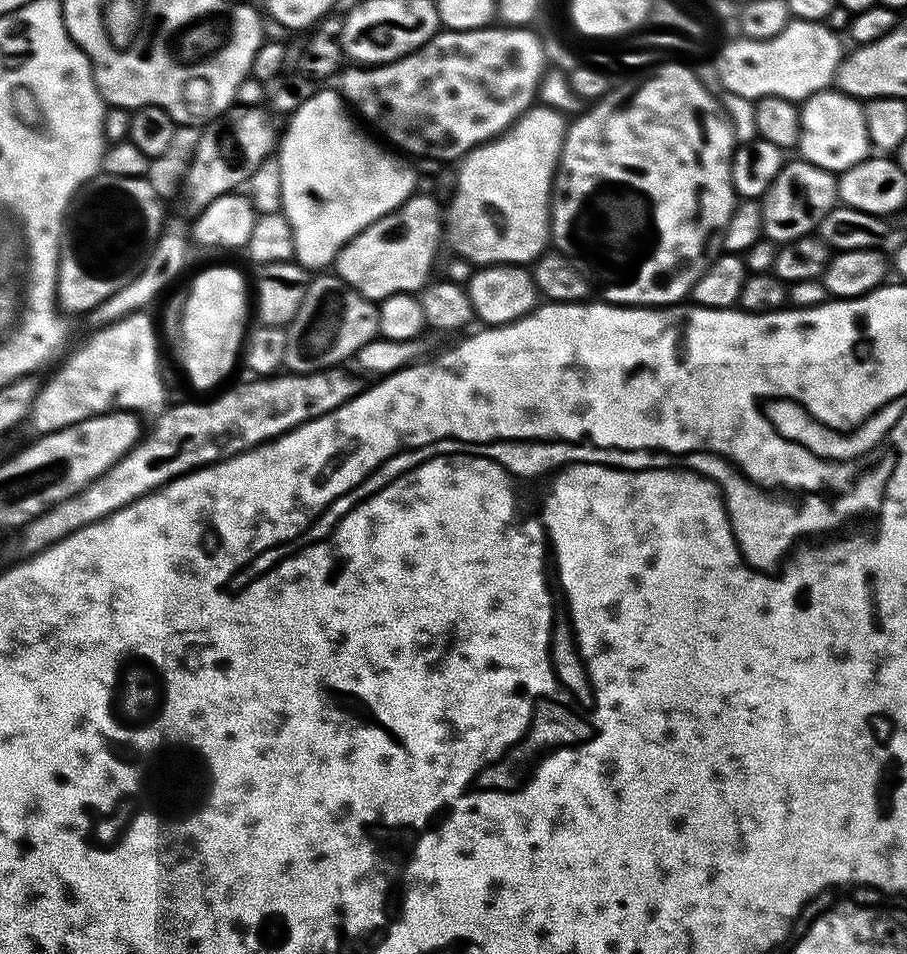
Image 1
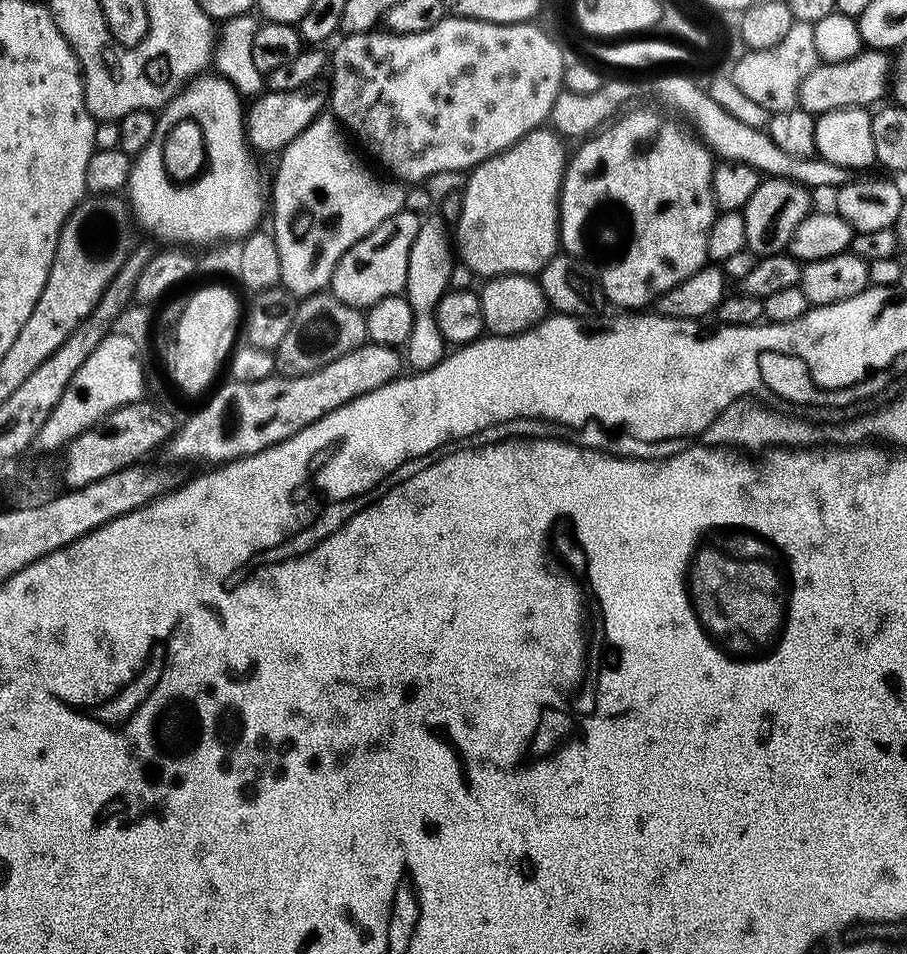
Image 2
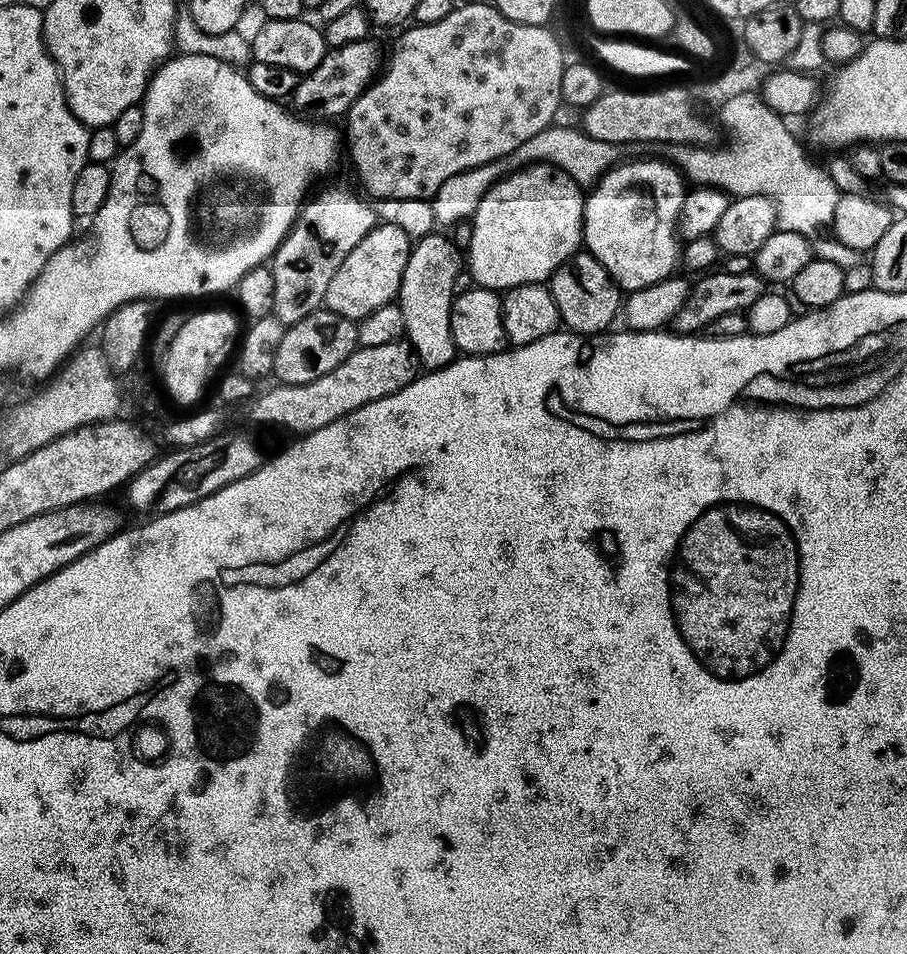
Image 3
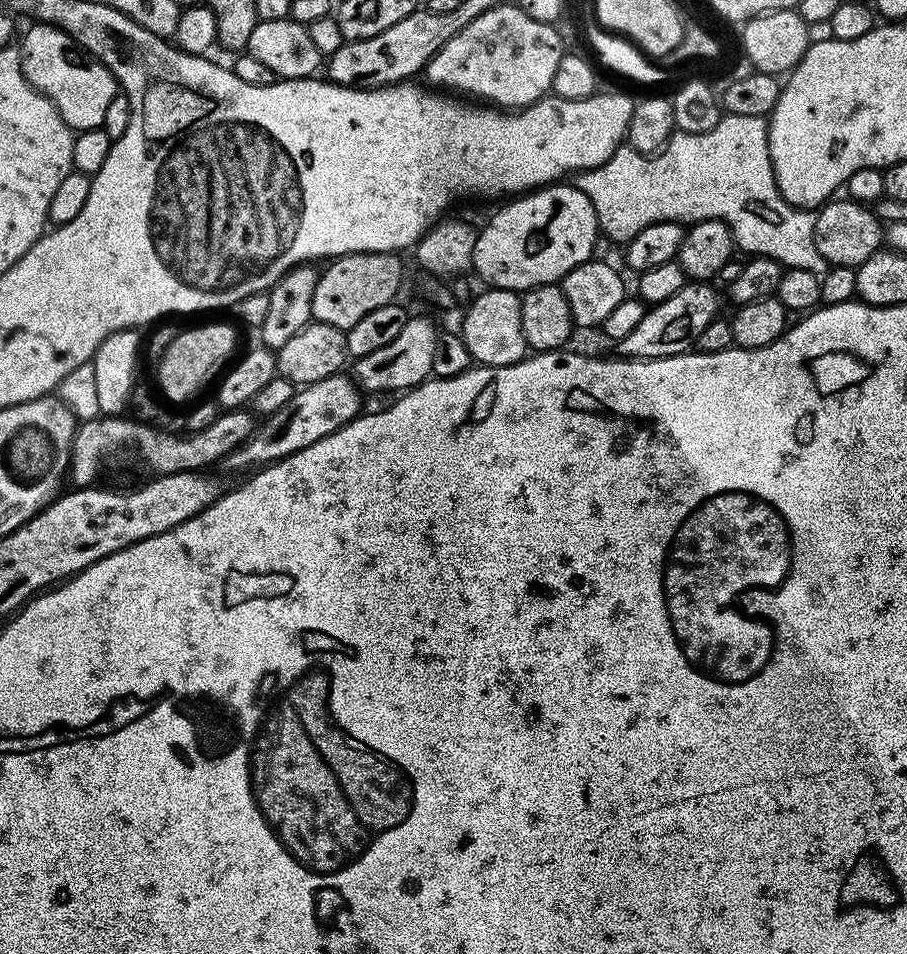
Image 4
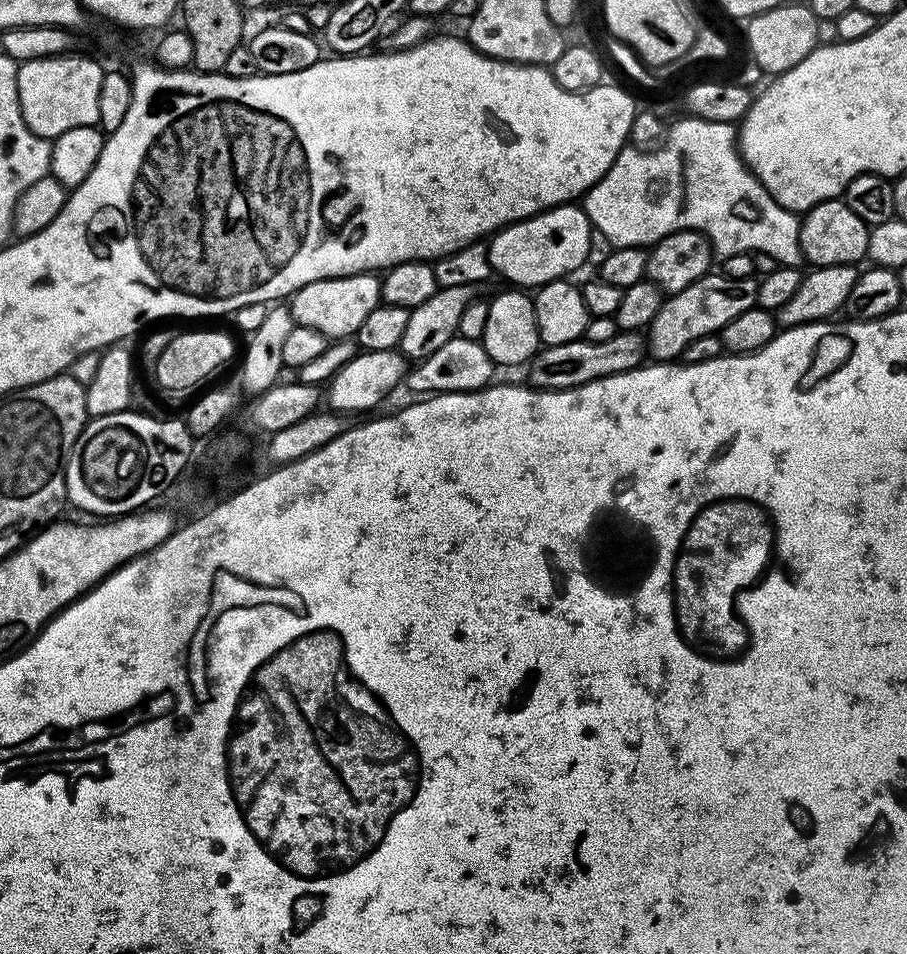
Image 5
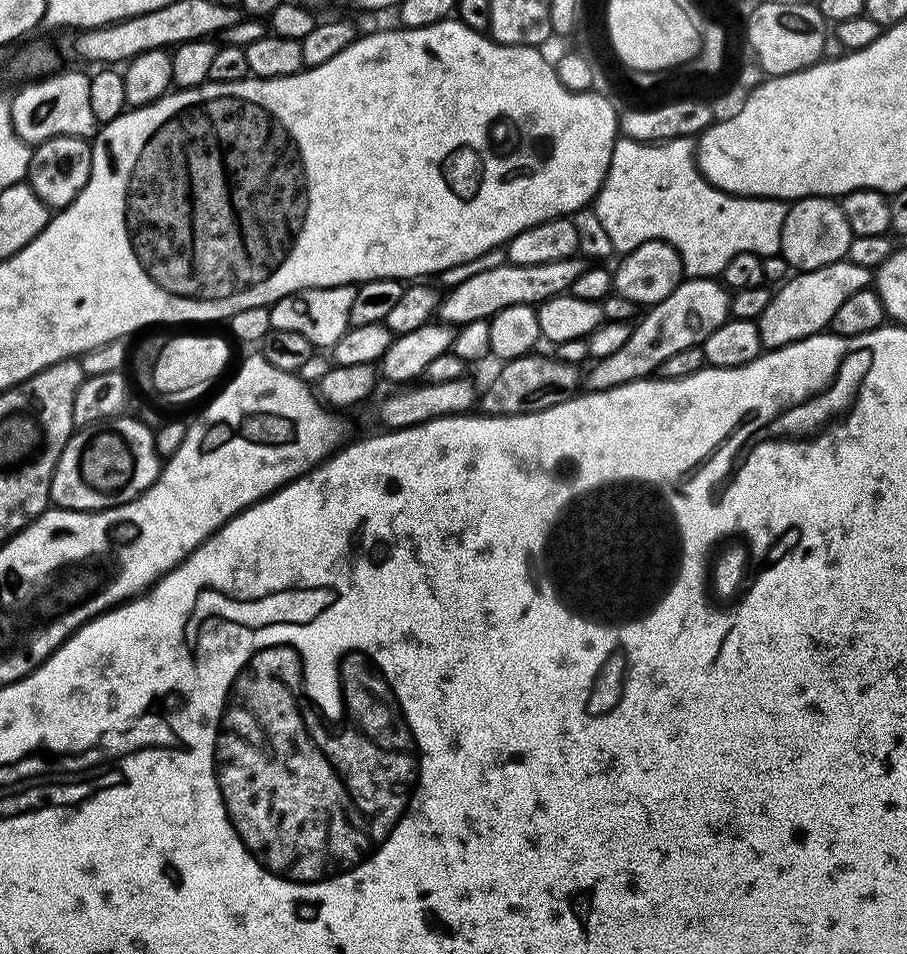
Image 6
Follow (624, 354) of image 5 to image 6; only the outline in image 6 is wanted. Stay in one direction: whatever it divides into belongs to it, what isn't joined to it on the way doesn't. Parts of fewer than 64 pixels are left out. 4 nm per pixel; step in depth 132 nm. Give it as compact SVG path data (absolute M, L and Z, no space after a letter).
M552 354L536 355L519 356L499 365L496 377L482 388L478 396L478 408L483 415L525 416L531 412L553 408L577 395L582 384L582 372L577 365L562 362Z

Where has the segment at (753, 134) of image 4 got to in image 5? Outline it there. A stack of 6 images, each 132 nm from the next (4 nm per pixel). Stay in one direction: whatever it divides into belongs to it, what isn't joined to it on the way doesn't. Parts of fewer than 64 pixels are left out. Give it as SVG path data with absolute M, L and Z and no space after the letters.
M699 118L687 119L688 120L678 121L676 125L673 123L671 127L667 129L666 137L668 136L668 141L666 141L657 152L639 152L639 147L633 146L634 148L630 148L630 146L628 146L617 153L616 160L613 161L610 170L593 188L589 188L582 197L583 210L588 215L588 220L591 222L593 229L595 229L599 235L601 232L601 234L612 243L611 247L613 249L644 248L645 246L656 244L656 242L663 239L664 236L668 236L673 232L691 230L703 234L711 245L711 251L720 258L733 256L739 252L746 252L749 254L753 252L765 252L768 255L779 257L781 255L780 251L784 248L784 240L780 236L788 235L795 237L798 232L797 225L794 223L793 213L783 208L783 206L764 189L760 179L748 169L747 164L744 163L743 156L740 155L737 129L733 127L731 123L718 120L701 120Z

